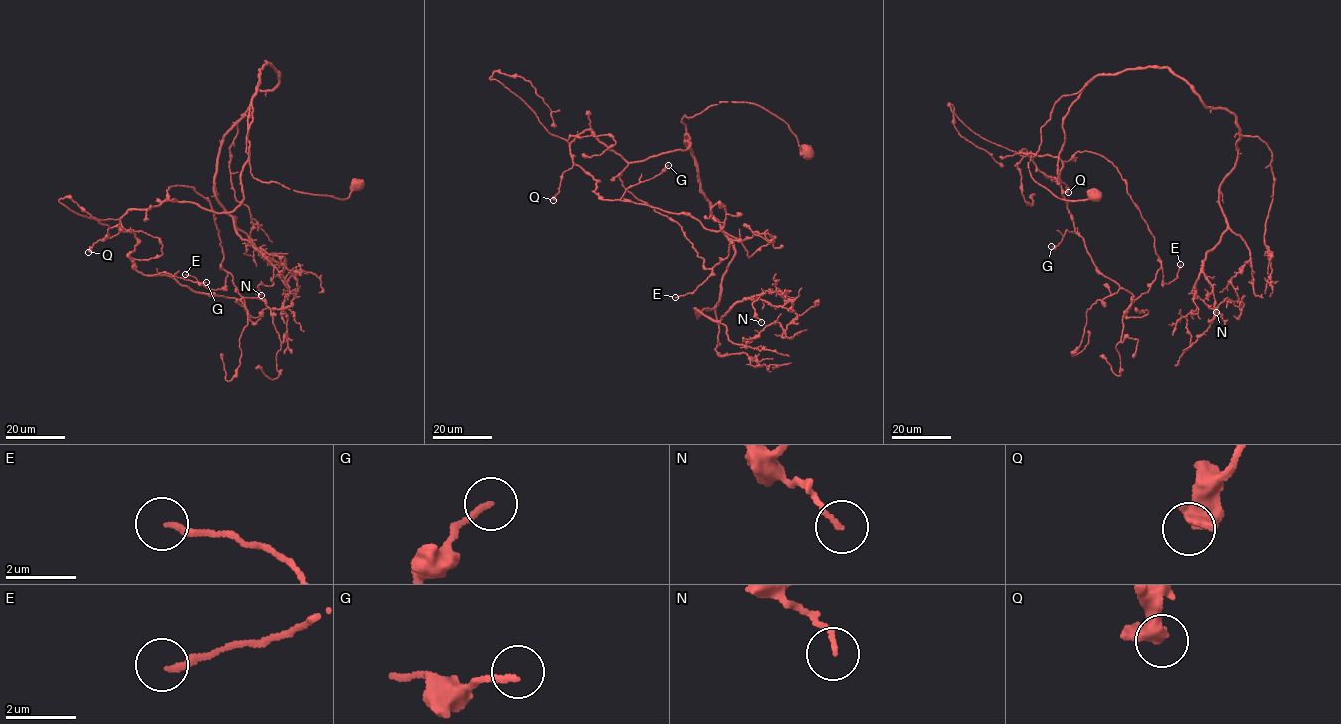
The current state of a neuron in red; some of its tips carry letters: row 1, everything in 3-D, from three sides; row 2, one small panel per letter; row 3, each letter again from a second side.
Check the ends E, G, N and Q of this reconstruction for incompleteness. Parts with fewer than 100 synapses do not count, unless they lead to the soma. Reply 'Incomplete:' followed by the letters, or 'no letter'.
Incomplete: no letter

